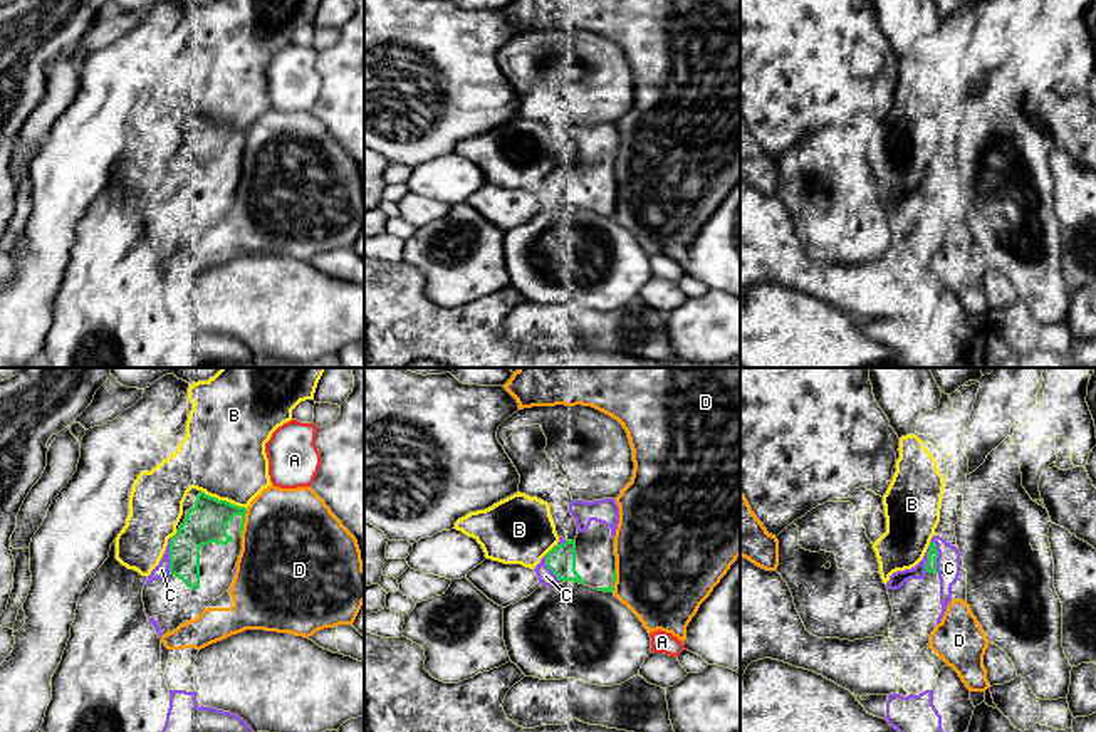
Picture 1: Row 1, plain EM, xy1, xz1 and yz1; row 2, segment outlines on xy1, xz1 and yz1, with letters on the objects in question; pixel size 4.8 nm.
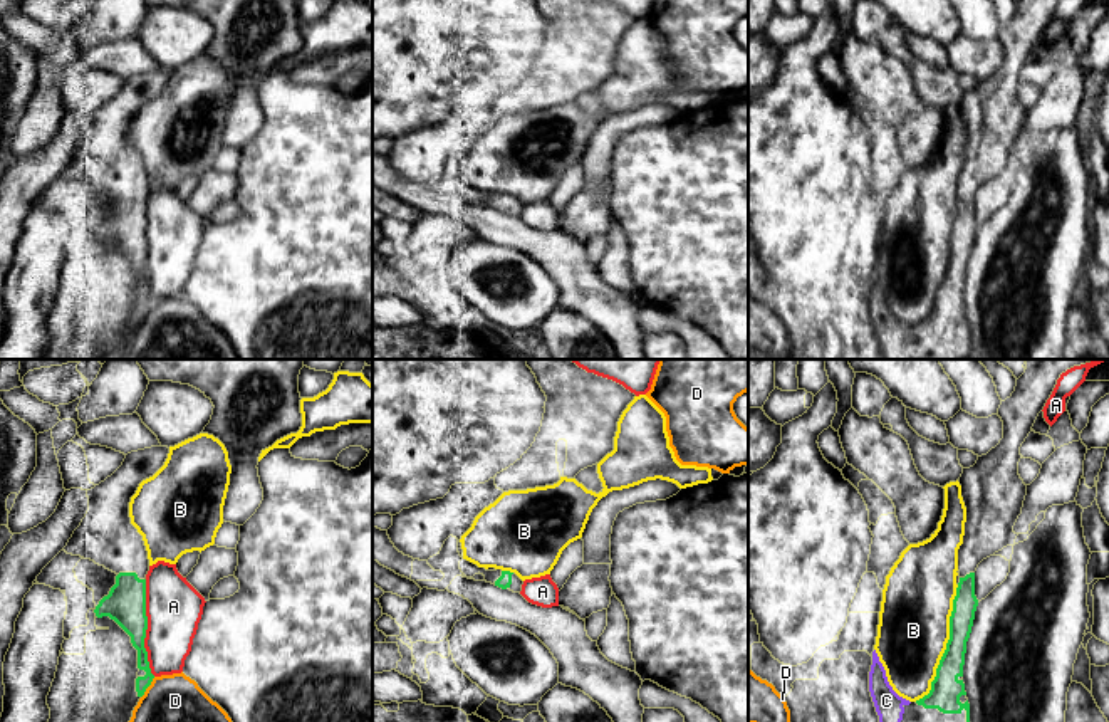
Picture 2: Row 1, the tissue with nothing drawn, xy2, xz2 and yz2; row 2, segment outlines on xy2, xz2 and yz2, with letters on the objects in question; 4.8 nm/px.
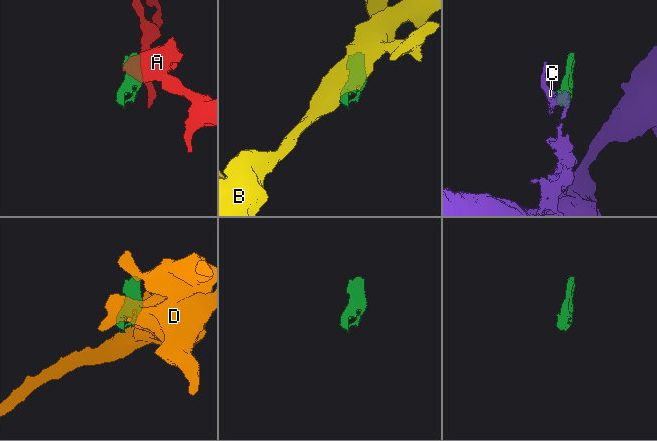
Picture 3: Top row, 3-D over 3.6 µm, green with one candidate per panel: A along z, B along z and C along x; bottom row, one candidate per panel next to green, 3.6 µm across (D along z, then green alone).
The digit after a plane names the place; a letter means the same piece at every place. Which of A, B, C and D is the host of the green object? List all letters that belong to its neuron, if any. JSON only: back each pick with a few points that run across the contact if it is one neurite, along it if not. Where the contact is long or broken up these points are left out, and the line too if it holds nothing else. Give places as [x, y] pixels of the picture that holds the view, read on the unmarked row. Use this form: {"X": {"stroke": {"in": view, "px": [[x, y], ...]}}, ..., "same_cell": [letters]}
{"same_cell": []}

